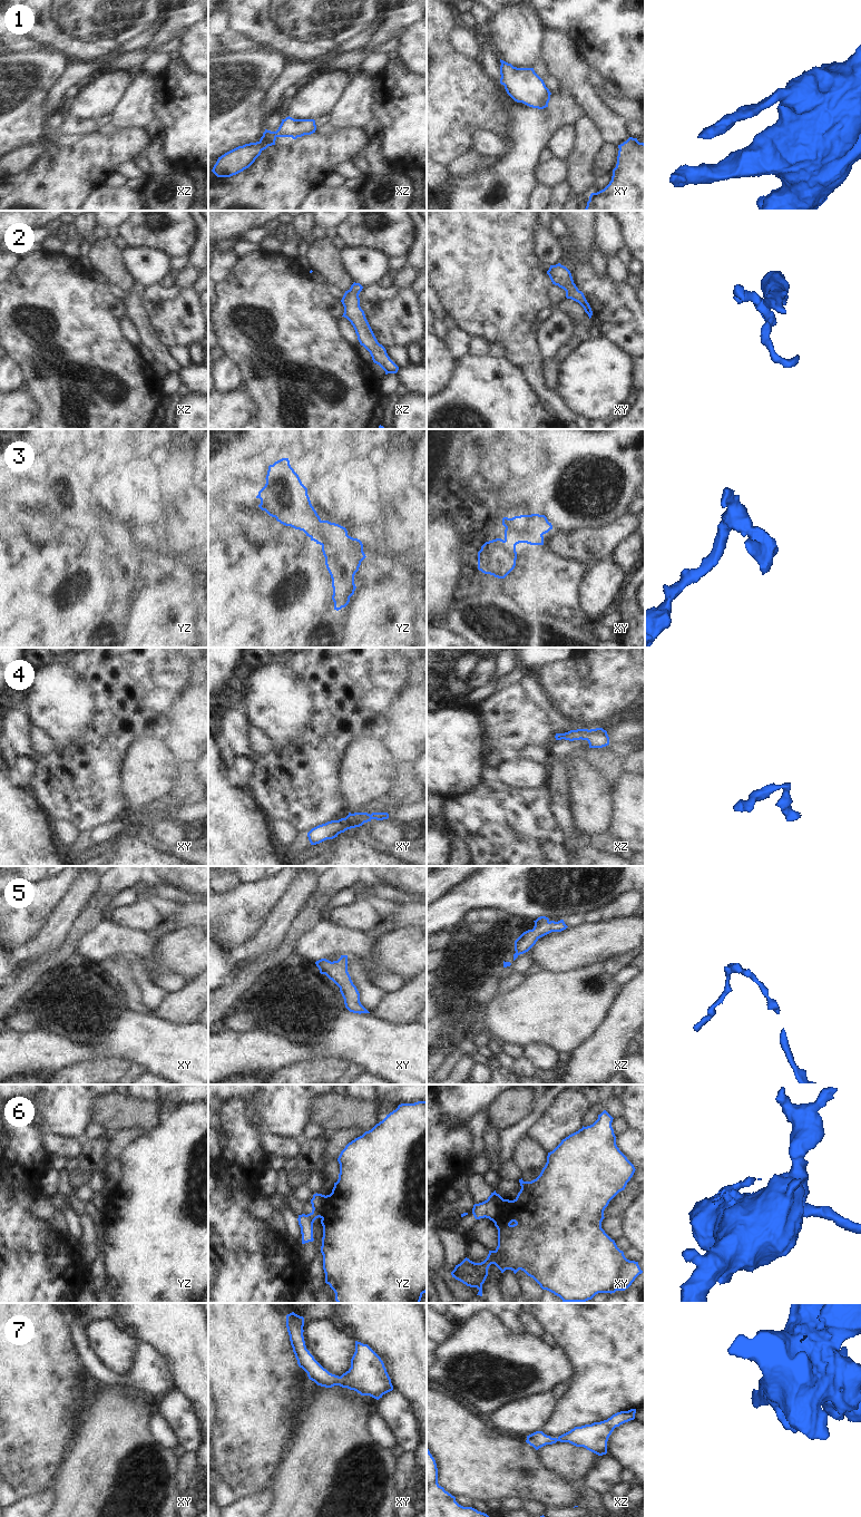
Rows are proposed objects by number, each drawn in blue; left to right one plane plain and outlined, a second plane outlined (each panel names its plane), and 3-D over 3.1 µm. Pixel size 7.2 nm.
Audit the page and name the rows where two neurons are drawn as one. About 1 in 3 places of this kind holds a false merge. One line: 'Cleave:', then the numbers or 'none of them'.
Cleave: 2, 6

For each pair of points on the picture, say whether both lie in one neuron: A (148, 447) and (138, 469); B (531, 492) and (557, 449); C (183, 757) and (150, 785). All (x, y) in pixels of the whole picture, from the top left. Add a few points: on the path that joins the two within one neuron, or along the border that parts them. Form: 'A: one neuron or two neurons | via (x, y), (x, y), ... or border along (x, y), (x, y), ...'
A: two neurons | border along (120, 456), (125, 458), (165, 458)
B: one neuron | via (542, 482), (557, 467), (557, 460)
C: two neurons | border along (163, 741), (184, 769)

